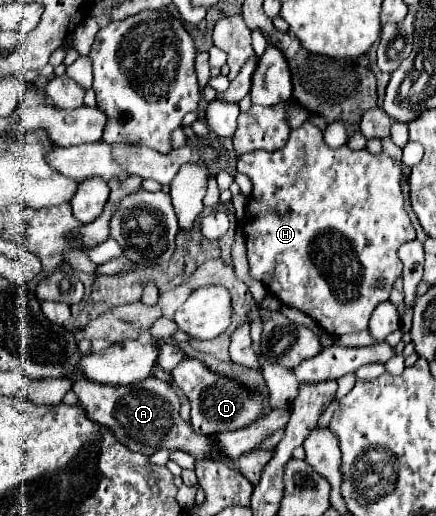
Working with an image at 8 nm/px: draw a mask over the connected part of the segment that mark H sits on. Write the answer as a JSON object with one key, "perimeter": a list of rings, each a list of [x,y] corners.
{"perimeter":[[[307,121],[305,125],[297,127],[291,131],[291,137],[285,145],[285,149],[275,151],[275,153],[267,153],[267,151],[251,151],[245,153],[237,159],[237,171],[247,175],[253,183],[253,191],[249,195],[249,203],[245,207],[245,215],[243,215],[243,237],[245,237],[245,245],[247,245],[247,261],[249,261],[249,275],[257,281],[261,281],[283,305],[293,307],[303,311],[305,315],[309,315],[327,335],[331,337],[341,337],[341,335],[349,335],[349,333],[359,333],[367,329],[369,317],[373,313],[373,309],[389,299],[389,291],[393,281],[401,275],[401,259],[397,255],[399,247],[407,241],[415,239],[415,229],[407,217],[407,211],[403,207],[403,195],[401,195],[401,171],[395,165],[395,161],[387,155],[387,153],[379,153],[373,155],[367,149],[361,151],[351,151],[347,145],[339,147],[339,149],[329,149],[323,143],[323,131],[315,125],[311,125],[311,121]]]}

